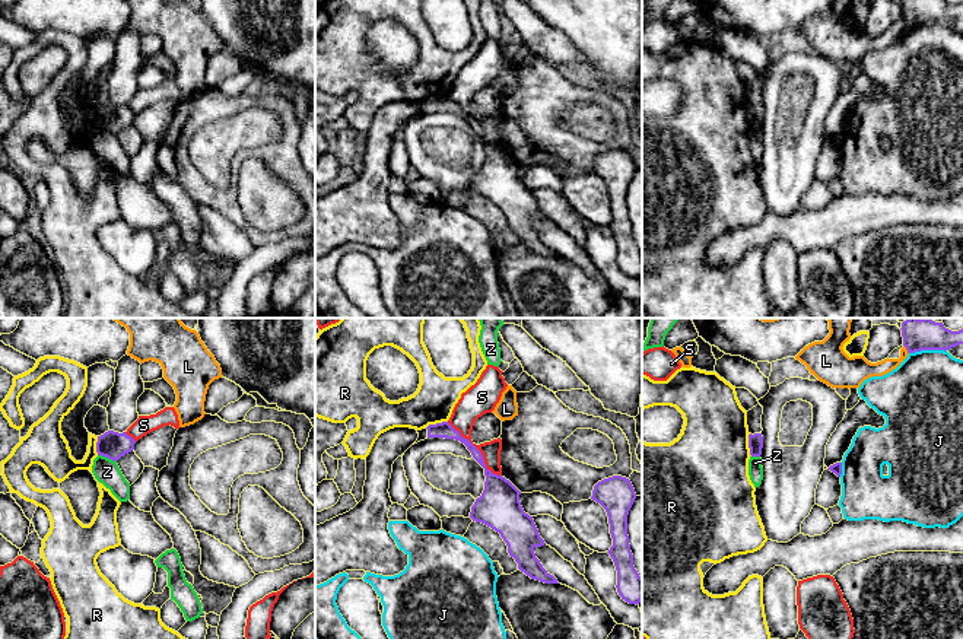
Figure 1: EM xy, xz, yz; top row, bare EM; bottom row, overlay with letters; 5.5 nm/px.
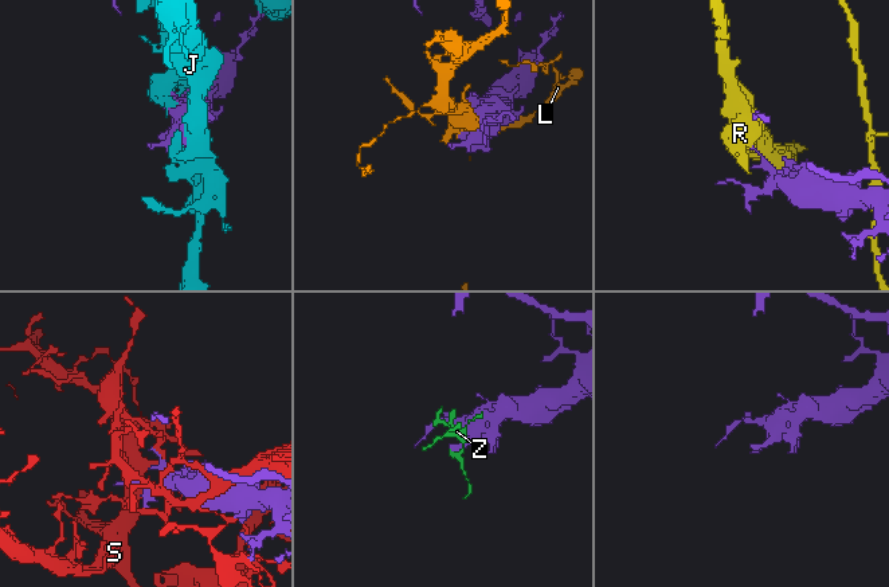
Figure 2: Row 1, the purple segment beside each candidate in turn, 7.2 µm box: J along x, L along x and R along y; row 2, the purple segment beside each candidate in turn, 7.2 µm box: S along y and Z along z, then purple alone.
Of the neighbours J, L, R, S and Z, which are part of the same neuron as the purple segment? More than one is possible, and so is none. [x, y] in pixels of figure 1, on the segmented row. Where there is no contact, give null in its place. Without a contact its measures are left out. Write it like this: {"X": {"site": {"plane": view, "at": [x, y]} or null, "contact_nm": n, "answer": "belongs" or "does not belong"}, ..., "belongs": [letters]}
{"J": {"site": {"plane": "yz", "at": [927, 349]}, "contact_nm": 200, "answer": "does not belong"}, "L": {"site": {"plane": "yz", "at": [906, 349]}, "contact_nm": 60, "answer": "does not belong"}, "R": {"site": {"plane": "yz", "at": [749, 445]}, "contact_nm": 130, "answer": "does not belong"}, "S": {"site": {"plane": "xz", "at": [479, 451]}, "contact_nm": 420, "answer": "does not belong"}, "Z": {"site": {"plane": "xy", "at": [107, 457]}, "contact_nm": 110, "answer": "does not belong"}, "belongs": []}

